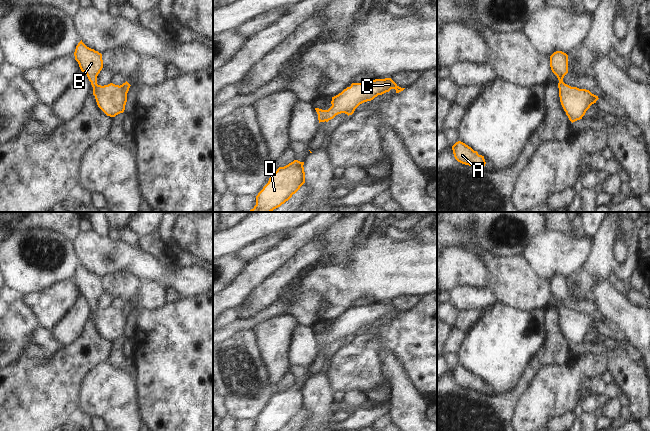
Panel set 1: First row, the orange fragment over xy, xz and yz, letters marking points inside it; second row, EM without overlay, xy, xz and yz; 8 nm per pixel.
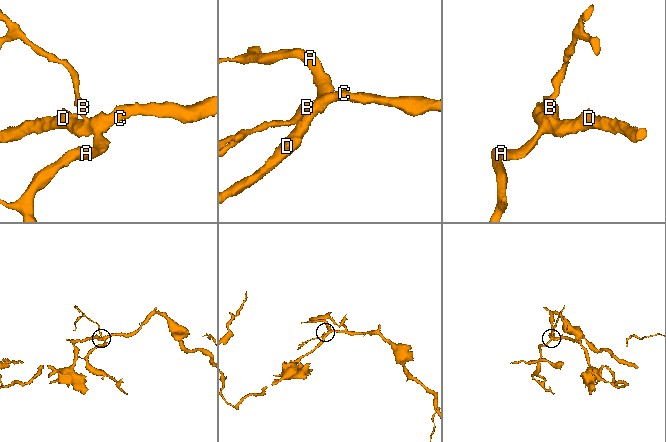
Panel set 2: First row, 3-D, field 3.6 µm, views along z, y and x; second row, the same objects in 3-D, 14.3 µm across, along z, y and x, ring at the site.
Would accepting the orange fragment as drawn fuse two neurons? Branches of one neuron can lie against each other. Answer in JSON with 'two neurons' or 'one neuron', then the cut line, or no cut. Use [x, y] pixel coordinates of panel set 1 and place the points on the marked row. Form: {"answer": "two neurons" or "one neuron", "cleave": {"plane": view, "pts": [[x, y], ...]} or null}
{"answer": "one neuron", "cleave": null}

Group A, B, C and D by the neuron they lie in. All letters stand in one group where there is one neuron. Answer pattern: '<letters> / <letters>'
A B C D

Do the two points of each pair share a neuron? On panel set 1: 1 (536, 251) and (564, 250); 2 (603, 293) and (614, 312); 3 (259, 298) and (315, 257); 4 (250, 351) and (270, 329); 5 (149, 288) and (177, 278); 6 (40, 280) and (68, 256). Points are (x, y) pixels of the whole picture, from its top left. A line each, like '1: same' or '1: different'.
1: same
2: same
3: same
4: different
5: different
6: same

